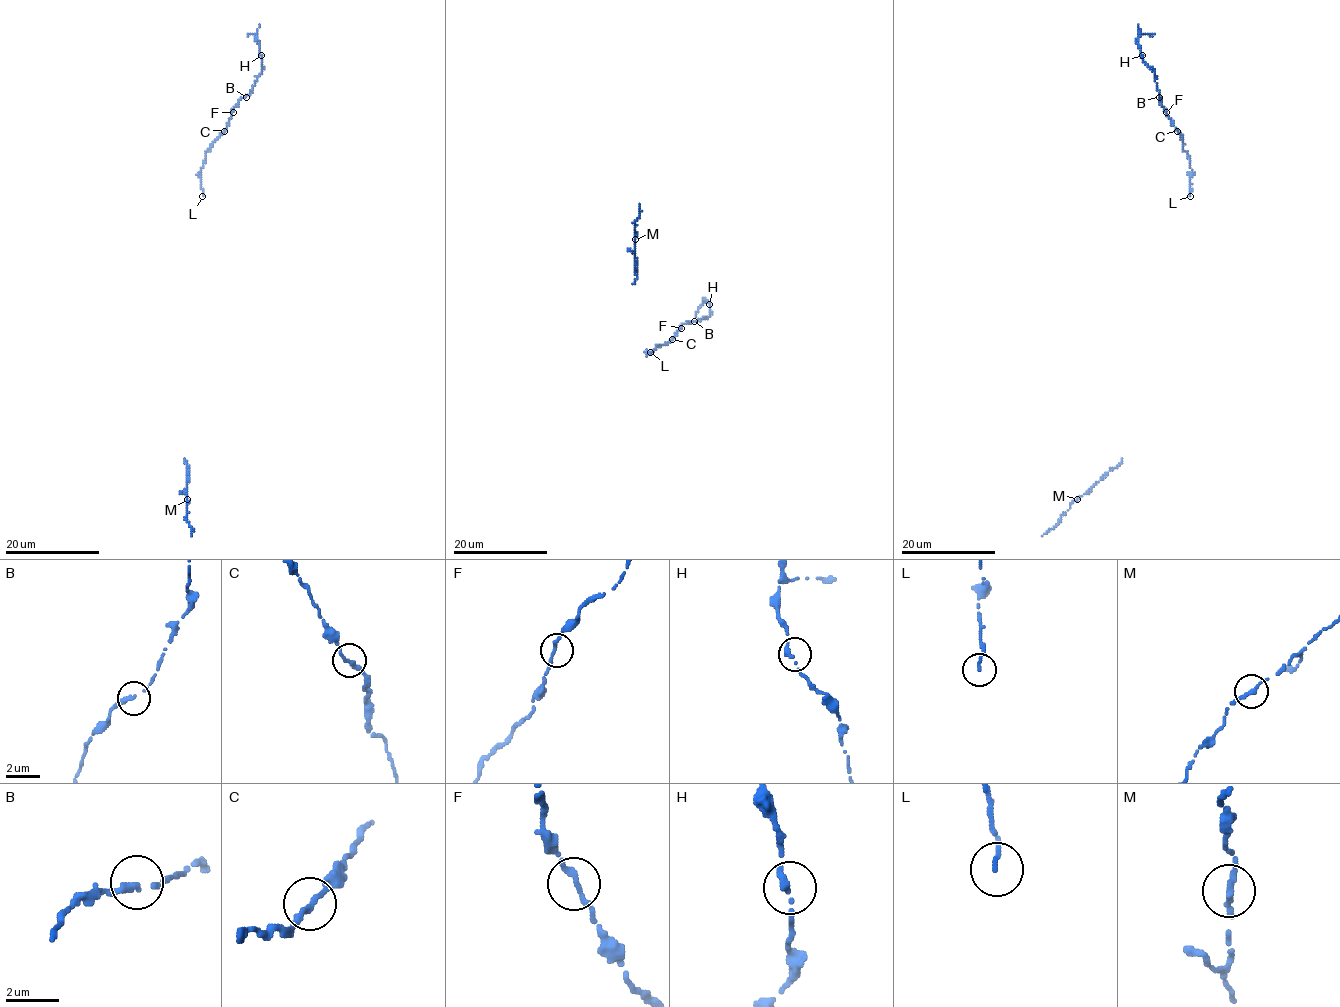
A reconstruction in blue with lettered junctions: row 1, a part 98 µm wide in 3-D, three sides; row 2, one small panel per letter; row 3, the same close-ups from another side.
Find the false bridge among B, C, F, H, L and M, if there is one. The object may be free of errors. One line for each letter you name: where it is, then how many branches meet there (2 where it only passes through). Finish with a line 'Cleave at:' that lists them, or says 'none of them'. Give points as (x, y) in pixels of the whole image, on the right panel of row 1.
Cleave at: none of them

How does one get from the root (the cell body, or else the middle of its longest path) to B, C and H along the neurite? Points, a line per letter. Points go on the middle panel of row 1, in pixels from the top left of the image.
B: (650, 352), (647, 352), (652, 352), (657, 345), (668, 344), (683, 324), (694, 321)
C: (650, 352), (647, 352), (652, 352), (657, 345), (668, 344), (672, 339)
H: (650, 352), (647, 352), (652, 352), (657, 345), (668, 344), (687, 322), (708, 317), (709, 304)

